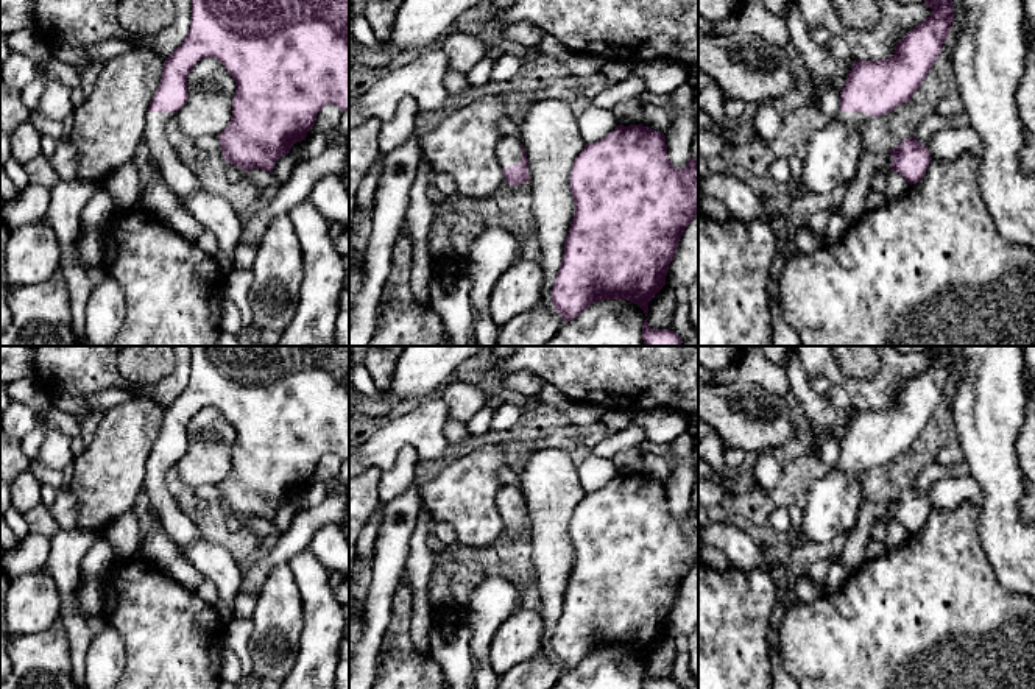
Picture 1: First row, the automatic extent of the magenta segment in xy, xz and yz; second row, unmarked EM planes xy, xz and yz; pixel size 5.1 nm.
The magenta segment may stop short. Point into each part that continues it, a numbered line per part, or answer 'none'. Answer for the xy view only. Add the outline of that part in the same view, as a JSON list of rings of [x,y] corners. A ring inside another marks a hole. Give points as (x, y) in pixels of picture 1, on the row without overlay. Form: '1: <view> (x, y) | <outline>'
1: xy (214, 561) | [[[147,461],[143,489],[151,502],[151,513],[175,544],[185,552],[187,560],[207,578],[214,581],[218,591],[218,600],[234,611],[234,600],[242,585],[243,571],[235,558],[221,546],[204,539],[196,524],[196,513],[184,510],[171,496],[167,486],[167,472],[175,468],[173,461]]]

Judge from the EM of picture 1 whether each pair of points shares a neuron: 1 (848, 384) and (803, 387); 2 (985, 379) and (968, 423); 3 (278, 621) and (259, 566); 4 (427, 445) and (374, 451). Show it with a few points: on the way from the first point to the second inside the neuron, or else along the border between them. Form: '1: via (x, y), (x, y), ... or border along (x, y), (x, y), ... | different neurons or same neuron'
1: border along (800, 362), (809, 378) | different neurons
2: via (985, 390), (985, 406), (979, 412) | same neuron
3: border along (287, 561), (281, 561), (267, 575), (251, 616) | different neurons
4: via (415, 438), (392, 438), (387, 443) | same neuron

